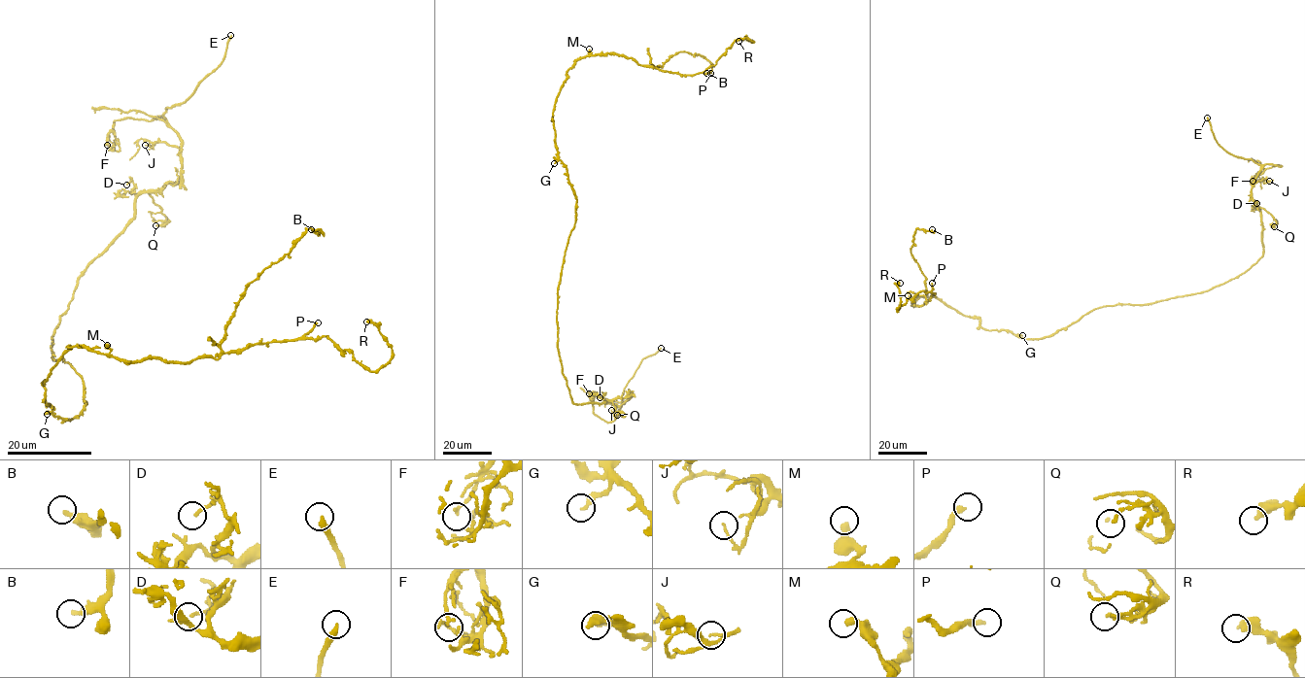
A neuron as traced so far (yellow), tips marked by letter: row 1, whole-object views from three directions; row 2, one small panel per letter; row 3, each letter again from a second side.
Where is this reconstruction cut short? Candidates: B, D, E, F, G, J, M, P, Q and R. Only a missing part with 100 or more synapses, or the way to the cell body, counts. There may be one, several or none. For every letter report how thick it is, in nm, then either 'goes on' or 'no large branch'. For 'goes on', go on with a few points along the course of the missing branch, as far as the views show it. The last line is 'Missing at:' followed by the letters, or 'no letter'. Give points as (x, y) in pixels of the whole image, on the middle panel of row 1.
B: 300 nm | no large branch
D: 160 nm | no large branch
E: 280 nm | goes on
F: 110 nm | no large branch
G: 200 nm | no large branch
J: 120 nm | no large branch
M: 360 nm | no large branch
P: 240 nm | goes on | (710, 73), (735, 73), (742, 78), (752, 69), (761, 49)
Q: 160 nm | no large branch
R: 420 nm | no large branch
Missing at: E, P

